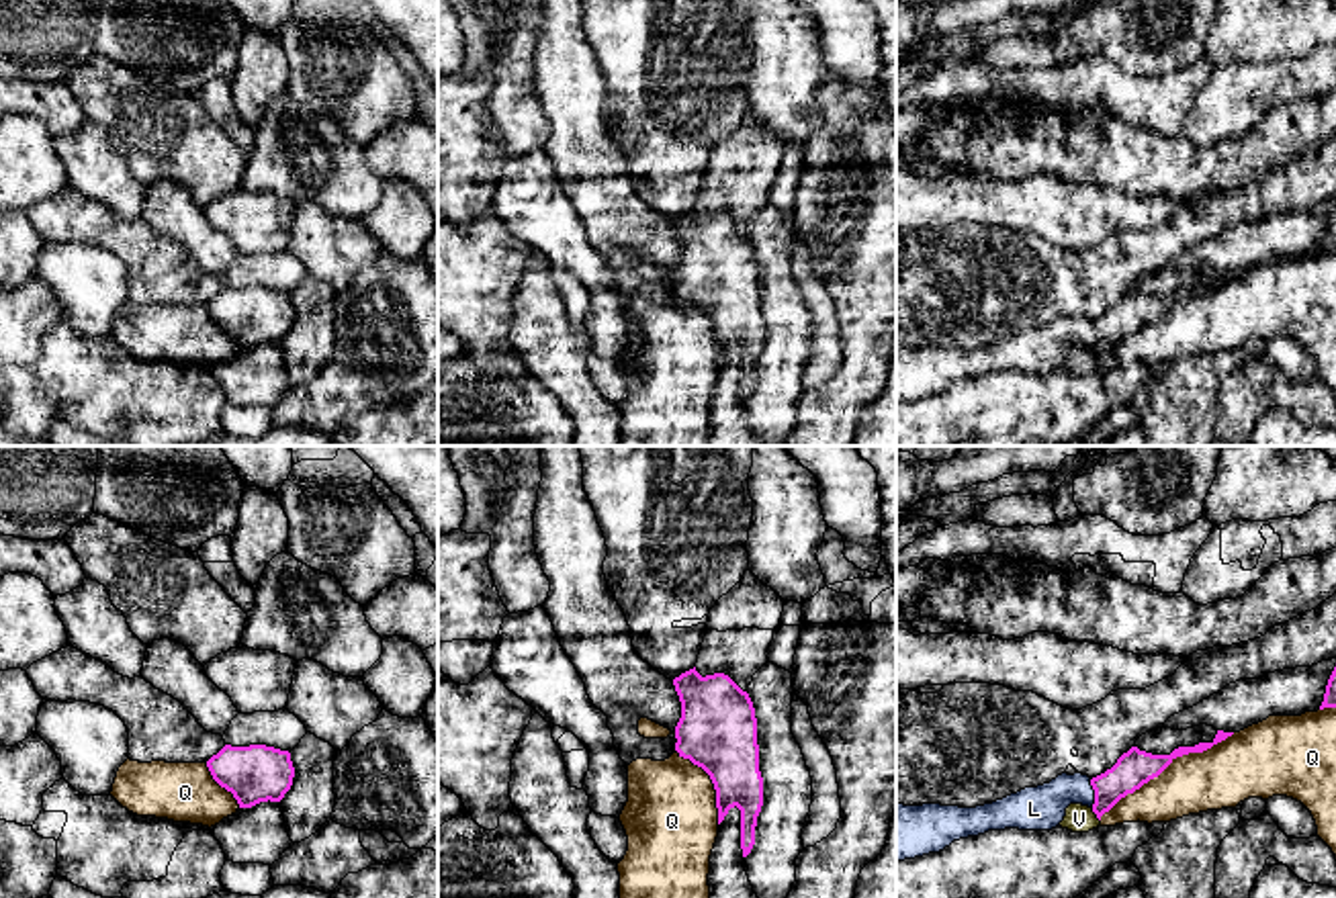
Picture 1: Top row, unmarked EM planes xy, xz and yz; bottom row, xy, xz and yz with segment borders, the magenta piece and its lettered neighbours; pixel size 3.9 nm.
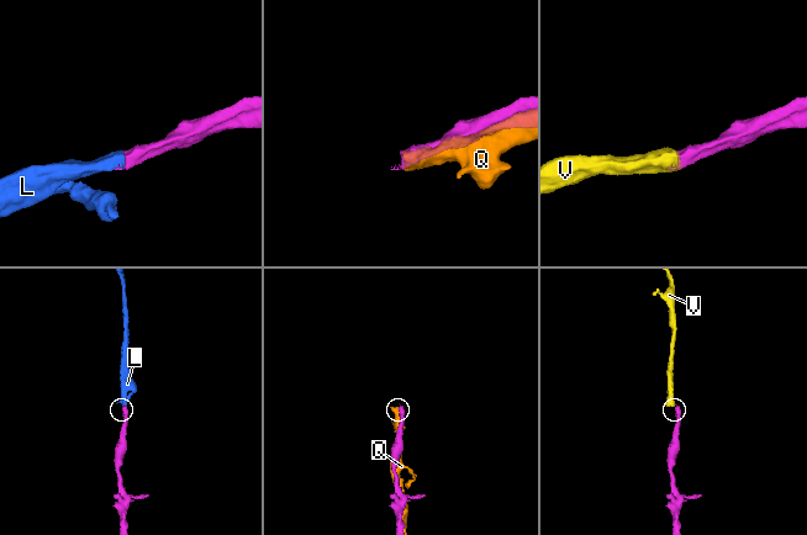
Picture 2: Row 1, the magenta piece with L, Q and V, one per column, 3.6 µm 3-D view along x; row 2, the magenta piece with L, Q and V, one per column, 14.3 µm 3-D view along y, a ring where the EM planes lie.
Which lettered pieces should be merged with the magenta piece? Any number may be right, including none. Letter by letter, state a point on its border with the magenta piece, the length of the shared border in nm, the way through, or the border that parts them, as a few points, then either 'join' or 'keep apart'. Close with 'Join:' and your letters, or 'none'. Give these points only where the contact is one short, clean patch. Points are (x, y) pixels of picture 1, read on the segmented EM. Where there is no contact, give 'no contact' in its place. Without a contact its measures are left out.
L: meets magenta in yz at (1095, 794); contact 110 nm long; runs through yz (1134, 768), (1095, 794), (1058, 794), (1034, 809); join
Q: meets magenta in yz at (1167, 766); contact 650 nm long; keep apart
V: meets magenta in yz at (1095, 813); contact 70 nm long; border along yz (1091, 809), (1099, 821); keep apart
Join: L

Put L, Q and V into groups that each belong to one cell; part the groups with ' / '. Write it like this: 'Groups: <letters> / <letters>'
Groups: L / Q V

